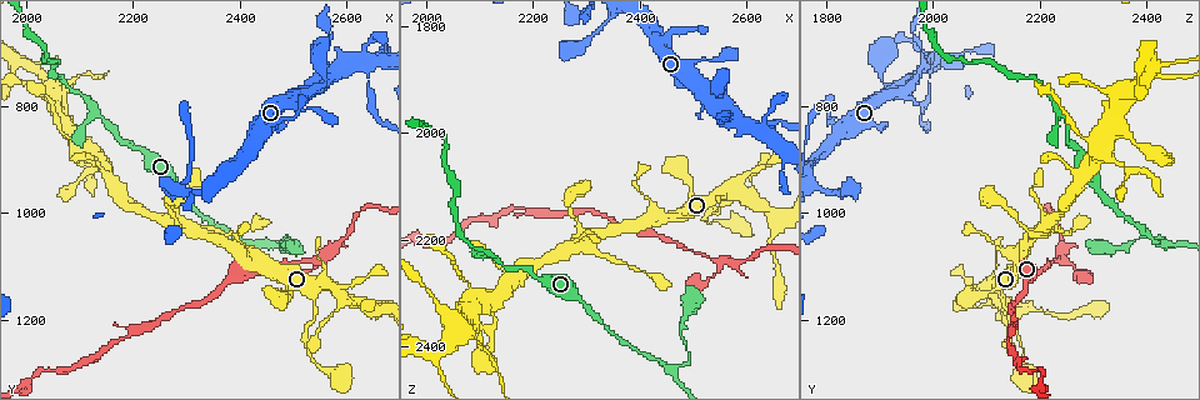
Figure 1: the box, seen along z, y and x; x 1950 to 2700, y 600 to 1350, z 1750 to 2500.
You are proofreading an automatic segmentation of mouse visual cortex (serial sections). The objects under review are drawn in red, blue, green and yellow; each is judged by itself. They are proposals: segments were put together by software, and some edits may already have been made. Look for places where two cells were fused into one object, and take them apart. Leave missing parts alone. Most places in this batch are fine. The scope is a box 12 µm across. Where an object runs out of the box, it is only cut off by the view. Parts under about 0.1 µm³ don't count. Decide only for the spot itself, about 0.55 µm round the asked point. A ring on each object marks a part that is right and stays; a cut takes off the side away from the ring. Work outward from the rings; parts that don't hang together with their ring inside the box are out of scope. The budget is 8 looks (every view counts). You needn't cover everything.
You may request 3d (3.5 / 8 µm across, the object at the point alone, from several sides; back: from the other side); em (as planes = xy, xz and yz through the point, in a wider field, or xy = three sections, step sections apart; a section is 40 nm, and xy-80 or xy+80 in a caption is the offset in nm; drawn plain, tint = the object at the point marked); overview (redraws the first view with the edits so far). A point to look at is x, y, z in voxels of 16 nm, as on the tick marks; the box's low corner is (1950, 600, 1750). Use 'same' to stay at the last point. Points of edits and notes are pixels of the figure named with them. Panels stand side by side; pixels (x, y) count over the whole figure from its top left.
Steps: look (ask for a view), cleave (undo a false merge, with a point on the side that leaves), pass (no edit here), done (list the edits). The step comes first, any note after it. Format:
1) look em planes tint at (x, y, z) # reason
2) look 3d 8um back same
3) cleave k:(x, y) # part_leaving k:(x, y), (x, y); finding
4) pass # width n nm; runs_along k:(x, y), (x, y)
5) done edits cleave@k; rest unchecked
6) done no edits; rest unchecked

look 3d 8um at (2595, 1050, 2245) # thick turns thin

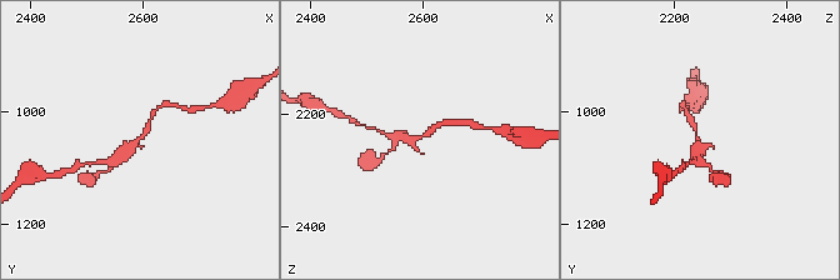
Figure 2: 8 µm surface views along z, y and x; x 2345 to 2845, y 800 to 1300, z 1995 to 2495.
look em xy step 2 tint at (2595, 1050, 2240) # need the tissue

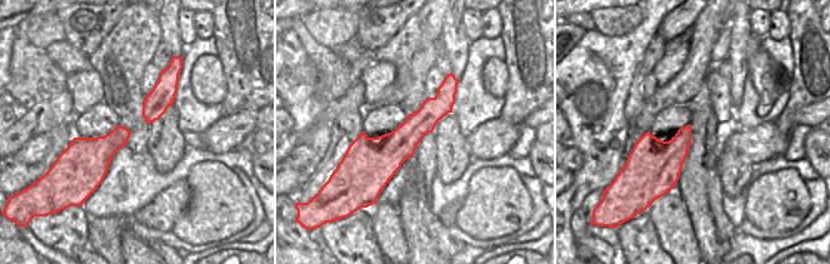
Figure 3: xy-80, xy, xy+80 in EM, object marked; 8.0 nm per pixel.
pass # runs_along 2:(110, 163), (144, 135), (155, 110); continuous, no second cell

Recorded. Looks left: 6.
look 3d 3.5um at (2060, 775, 2350) # four arms meet

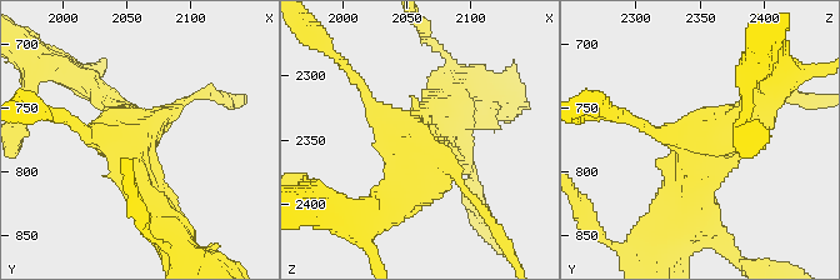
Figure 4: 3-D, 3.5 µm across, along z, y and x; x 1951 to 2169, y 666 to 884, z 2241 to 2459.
look em planes tint at (2056, 784, 2352) # arms 4; arm_widths 200, 250, 400, 400 nm

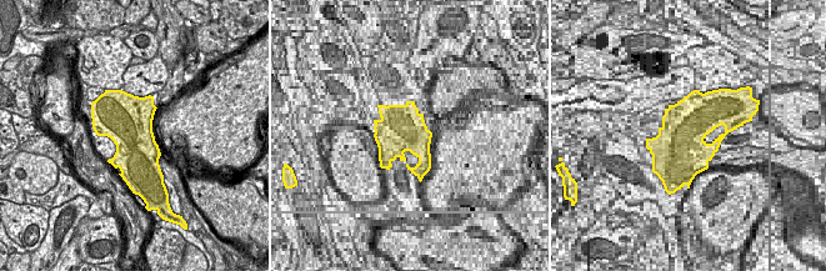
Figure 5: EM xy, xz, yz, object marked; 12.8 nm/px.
pass # runs_along 4:(673, 221), (704, 144), (765, 109); continuous, no second cell

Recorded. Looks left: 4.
look 3d 3.5um at (2625, 715, 1995) # two arms in line, one across

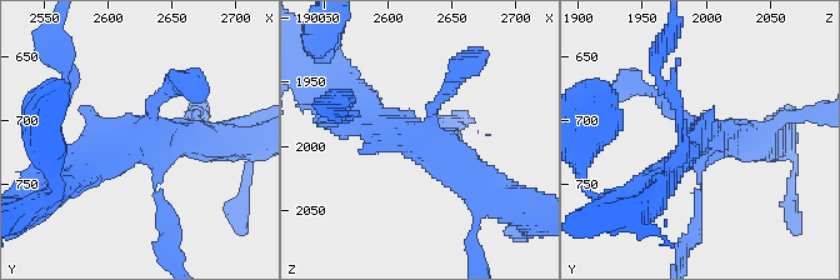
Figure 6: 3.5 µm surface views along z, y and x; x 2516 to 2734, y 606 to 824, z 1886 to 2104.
look em xy step 1 plain at (2628, 720, 1996) # need the tissue

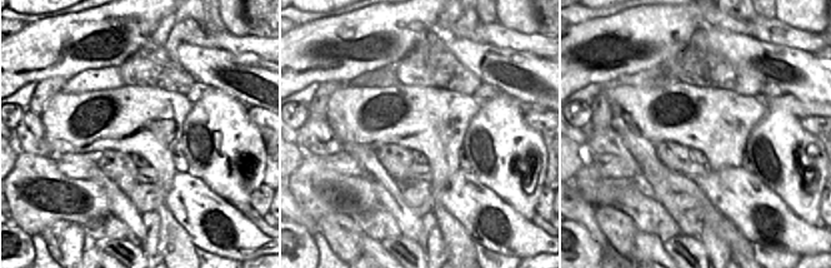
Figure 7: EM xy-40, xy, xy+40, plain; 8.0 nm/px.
look em xy step 1 tint same

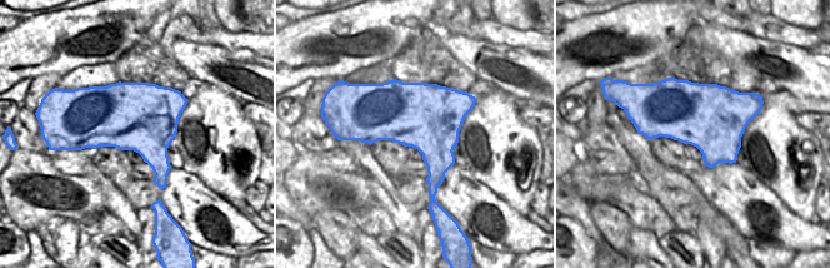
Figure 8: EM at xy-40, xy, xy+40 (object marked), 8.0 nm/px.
pass # runs_along 6:(356, 106), (479, 189); continuous, no second cell

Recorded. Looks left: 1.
done no edits; rest unchecked

